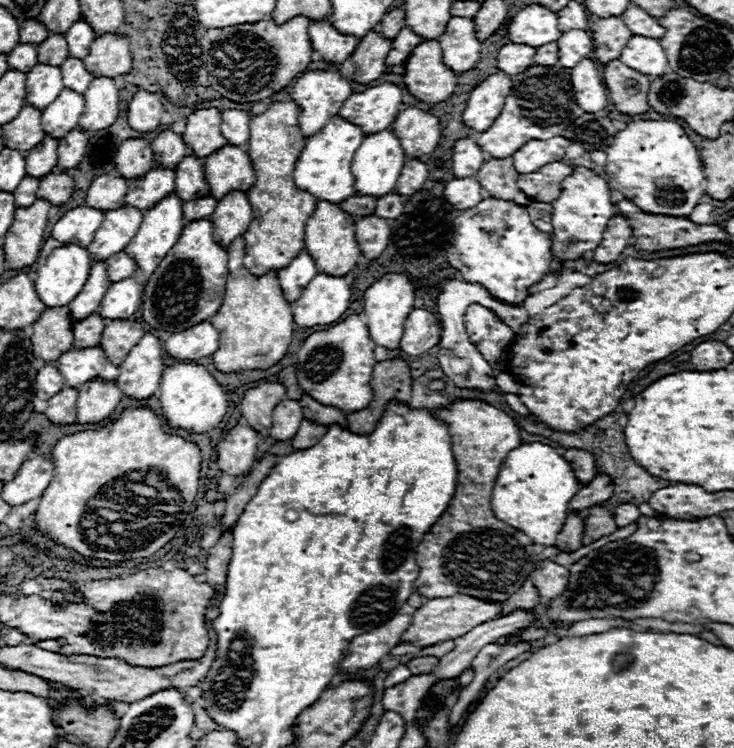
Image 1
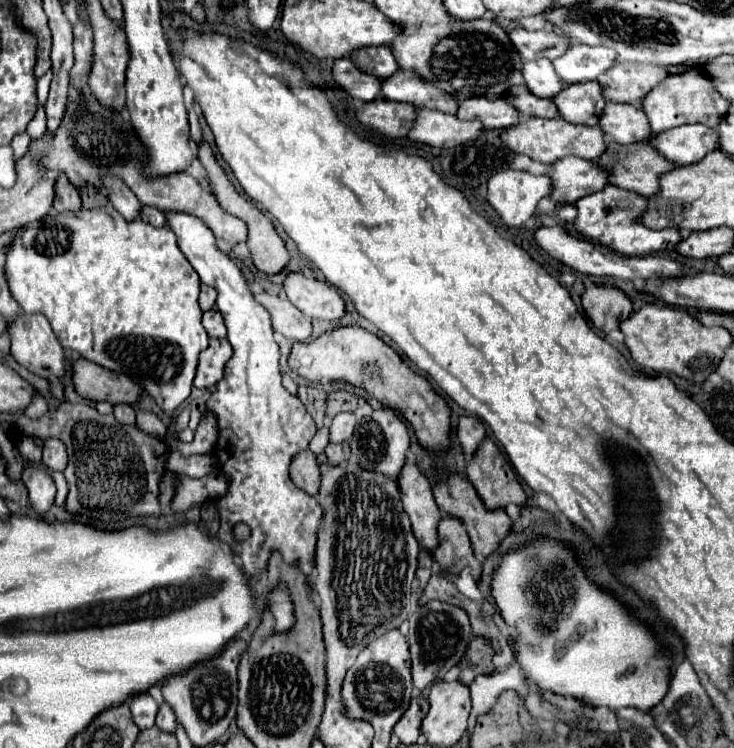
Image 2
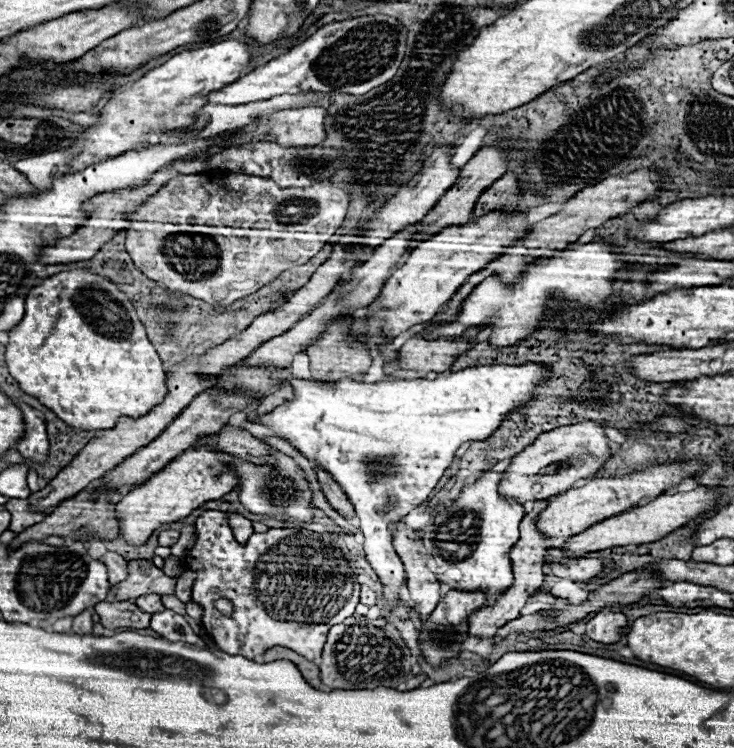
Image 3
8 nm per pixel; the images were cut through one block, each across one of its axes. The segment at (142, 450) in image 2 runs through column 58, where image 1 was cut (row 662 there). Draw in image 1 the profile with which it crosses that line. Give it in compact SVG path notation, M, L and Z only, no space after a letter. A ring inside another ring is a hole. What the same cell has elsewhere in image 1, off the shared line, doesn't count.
M420 656L420 658L412 658L410 662L406 662L406 666L412 674L428 674L438 666L438 662L440 658L436 656Z

